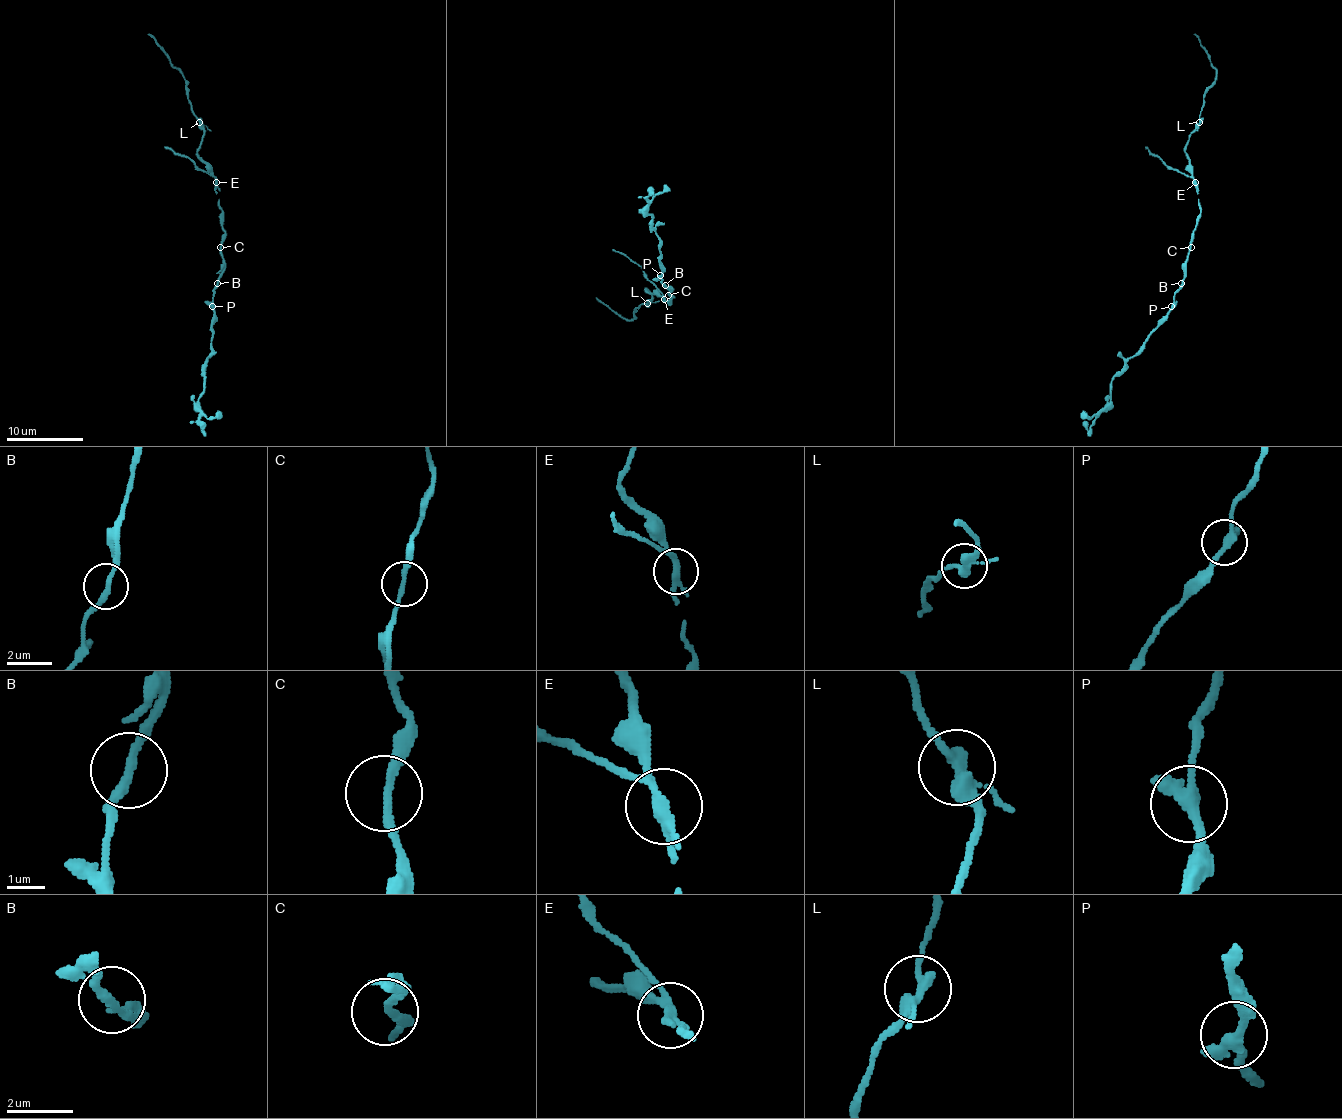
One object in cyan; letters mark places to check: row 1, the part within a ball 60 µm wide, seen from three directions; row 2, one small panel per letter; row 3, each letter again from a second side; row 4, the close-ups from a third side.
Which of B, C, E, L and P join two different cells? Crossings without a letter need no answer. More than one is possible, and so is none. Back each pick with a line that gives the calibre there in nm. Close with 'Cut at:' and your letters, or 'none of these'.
E: calibre 200 nm
L: calibre 280 nm
Cut at: E, L

